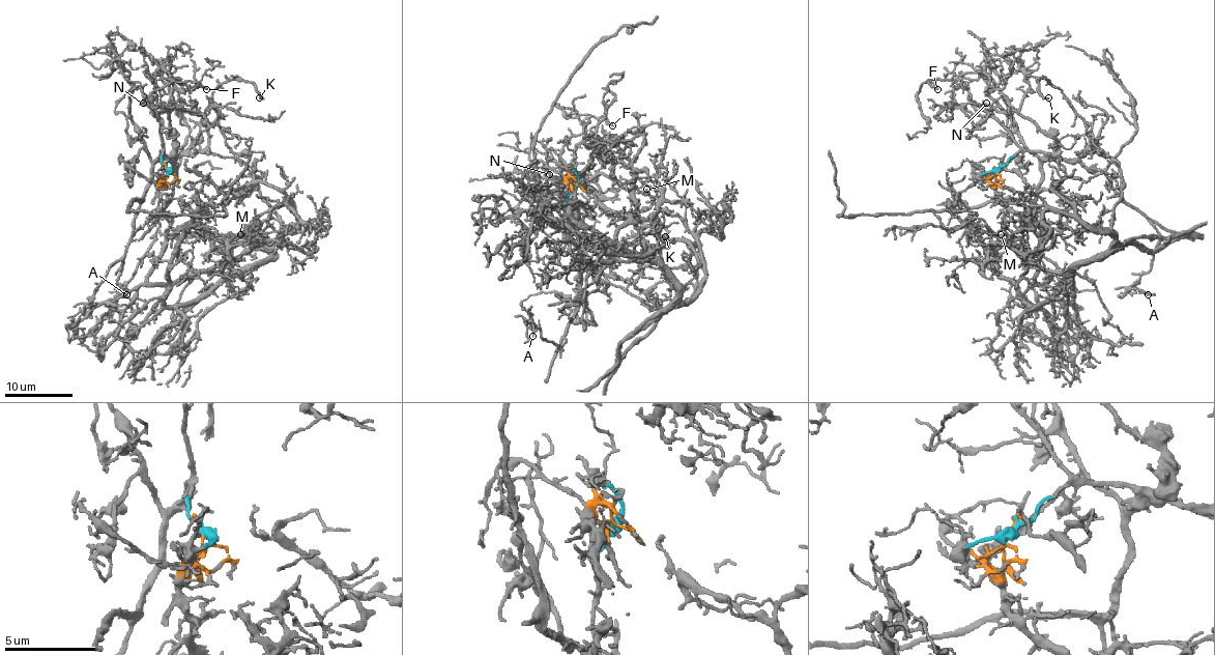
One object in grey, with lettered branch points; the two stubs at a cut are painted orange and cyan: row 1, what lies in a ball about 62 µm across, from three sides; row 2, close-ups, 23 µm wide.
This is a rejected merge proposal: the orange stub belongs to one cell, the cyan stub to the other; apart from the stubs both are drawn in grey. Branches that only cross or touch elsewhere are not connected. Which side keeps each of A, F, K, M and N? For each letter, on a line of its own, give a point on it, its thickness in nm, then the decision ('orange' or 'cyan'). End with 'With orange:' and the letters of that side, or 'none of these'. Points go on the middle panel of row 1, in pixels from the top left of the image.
A: place (532, 336); calibre 70 nm; cyan
F: place (612, 125); calibre 110 nm; cyan
K: place (665, 236); calibre 120 nm; cyan
M: place (646, 189); calibre 160 nm; orange
N: place (549, 174); calibre 130 nm; cyan
With orange: M

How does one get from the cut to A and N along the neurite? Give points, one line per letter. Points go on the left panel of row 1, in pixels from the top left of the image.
A: (166, 169), (161, 151), (171, 160), (176, 177), (173, 197), (161, 212), (152, 245), (125, 287), (127, 295)
N: (166, 169), (161, 151), (168, 155), (174, 138), (169, 114), (157, 94), (142, 103)

